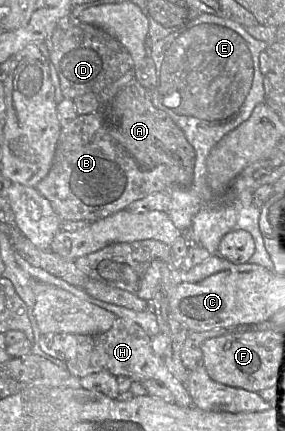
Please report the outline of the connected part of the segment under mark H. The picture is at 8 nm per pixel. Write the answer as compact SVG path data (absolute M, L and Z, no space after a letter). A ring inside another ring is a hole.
M117 317L112 327L102 334L41 334L39 345L44 353L64 361L69 373L78 378L107 372L114 376L128 377L133 382L153 379L160 381L170 390L176 405L182 407L192 405L185 384L178 382L168 371L164 359L154 353L151 347L151 337L139 325L128 319Z

